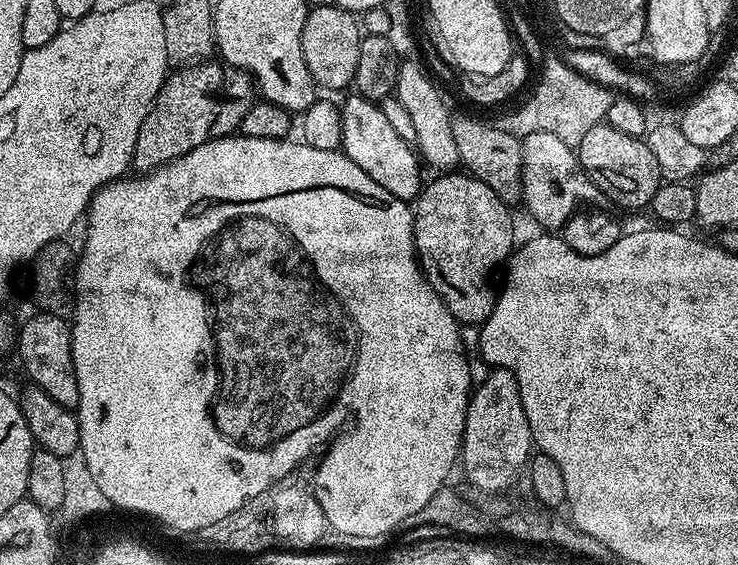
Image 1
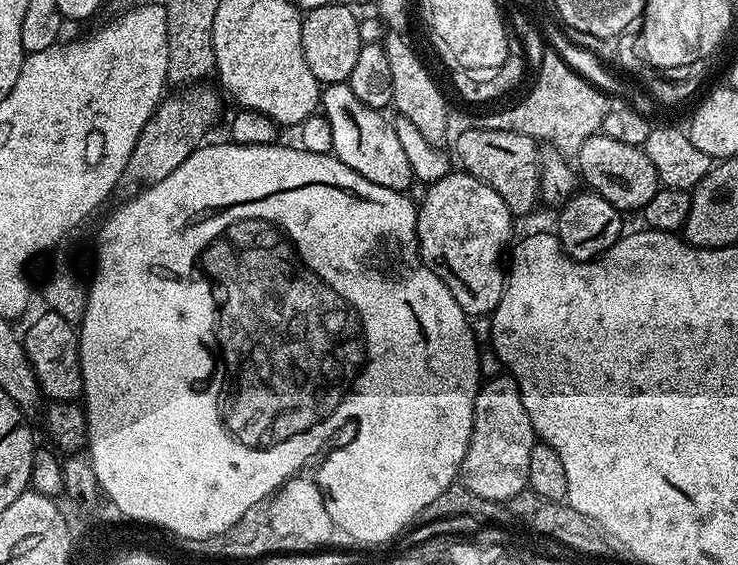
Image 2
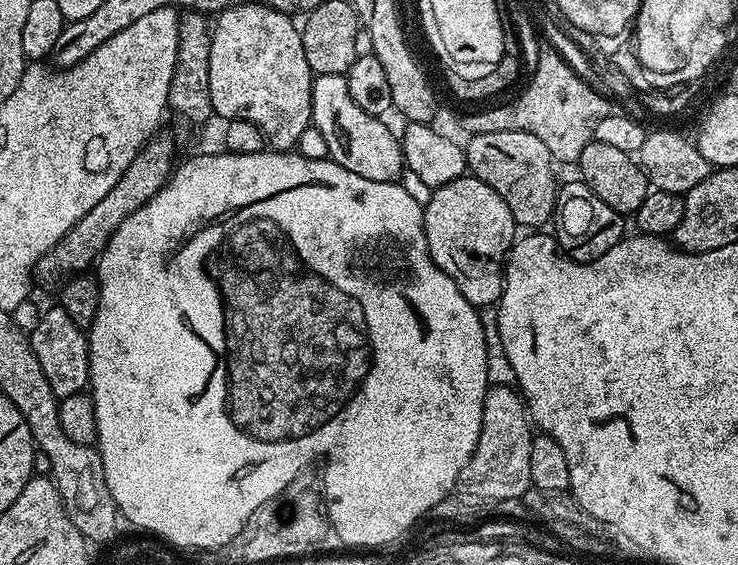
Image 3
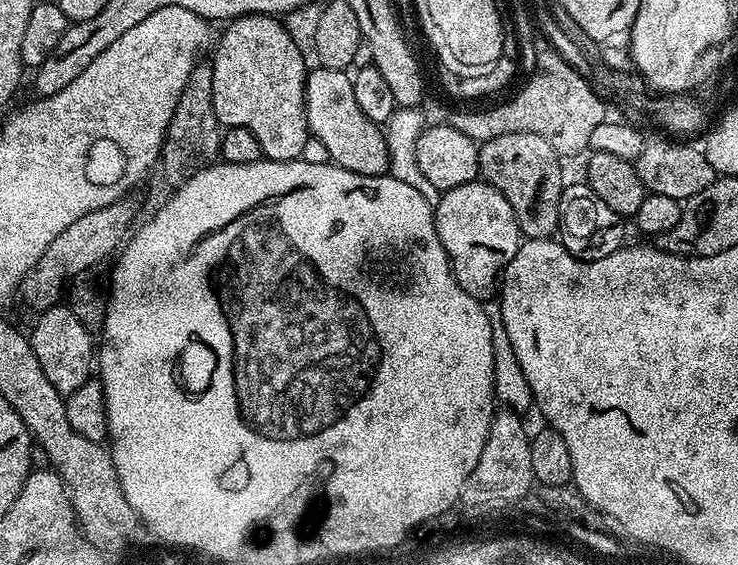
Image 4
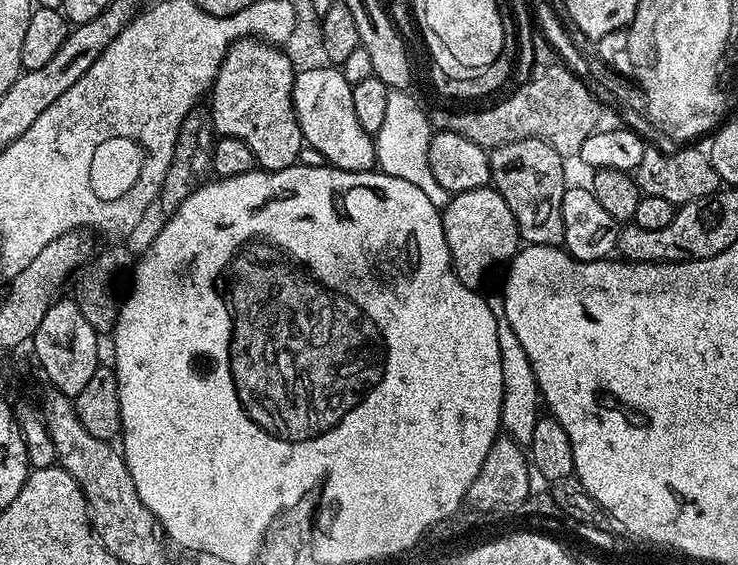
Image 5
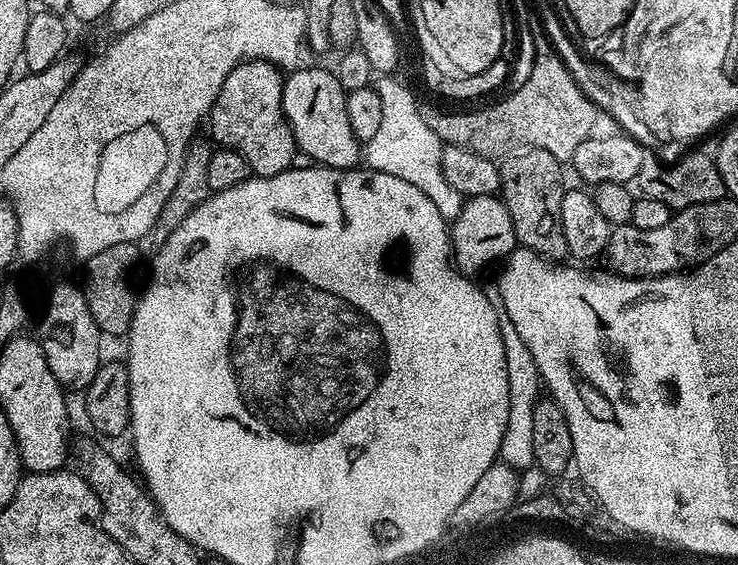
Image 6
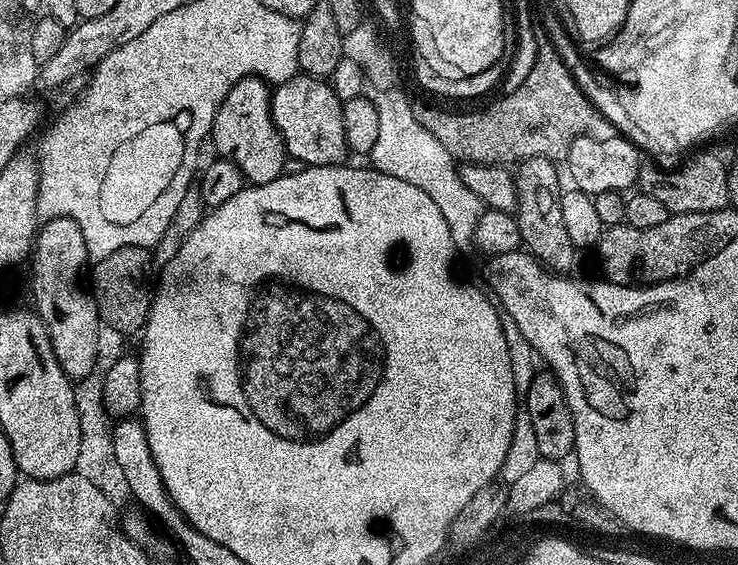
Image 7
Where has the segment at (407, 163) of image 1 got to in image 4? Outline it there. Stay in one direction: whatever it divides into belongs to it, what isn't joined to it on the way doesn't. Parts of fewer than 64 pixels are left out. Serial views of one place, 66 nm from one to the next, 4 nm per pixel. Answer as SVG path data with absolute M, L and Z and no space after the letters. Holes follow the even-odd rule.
M313 67L307 73L304 81L304 113L308 116L308 130L311 135L320 139L322 146L326 146L329 161L340 165L341 168L357 172L363 176L382 176L388 172L388 143L384 141L381 125L370 122L366 114L354 102L354 86L352 76L347 71L338 68Z

